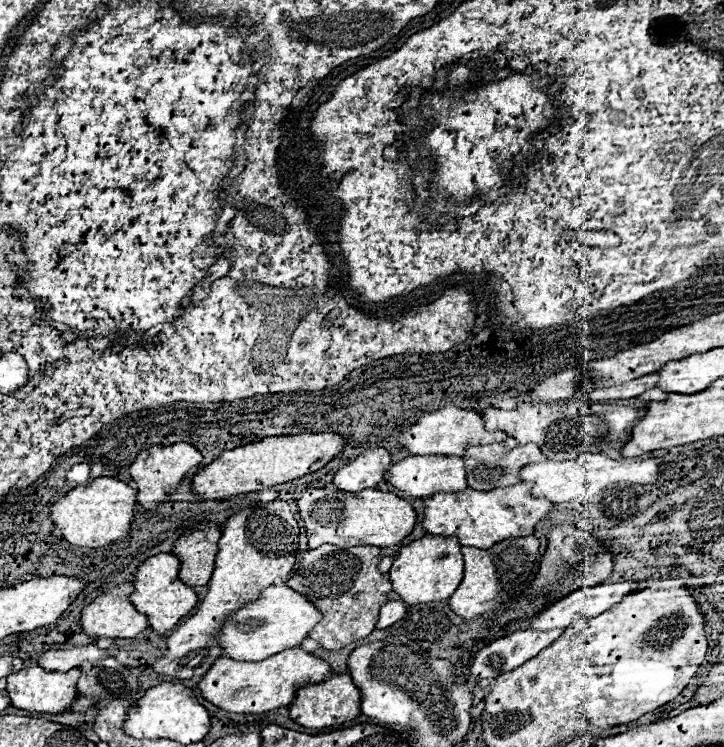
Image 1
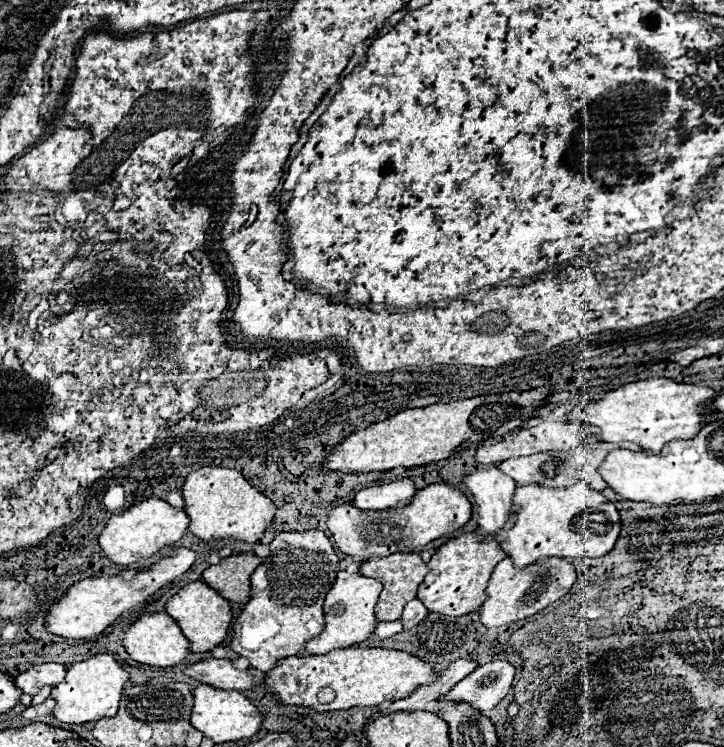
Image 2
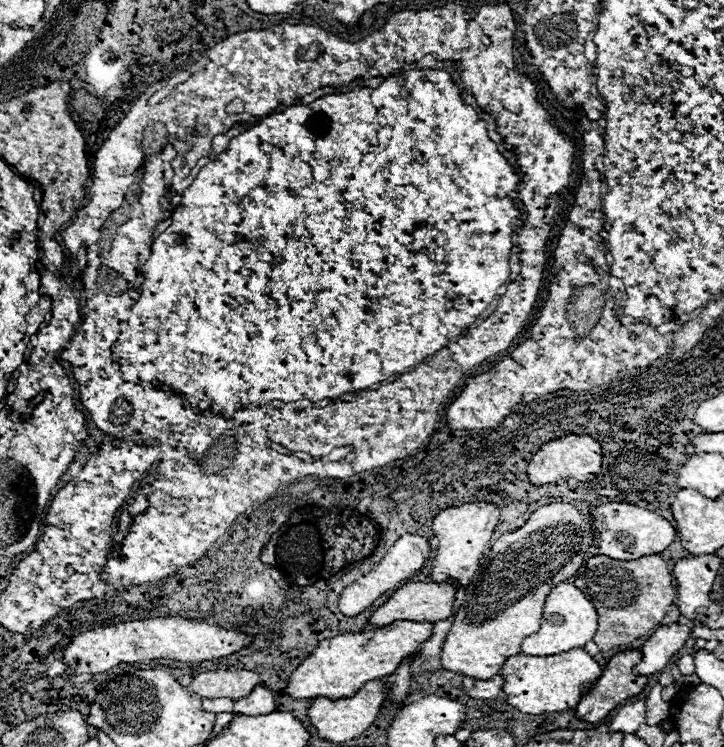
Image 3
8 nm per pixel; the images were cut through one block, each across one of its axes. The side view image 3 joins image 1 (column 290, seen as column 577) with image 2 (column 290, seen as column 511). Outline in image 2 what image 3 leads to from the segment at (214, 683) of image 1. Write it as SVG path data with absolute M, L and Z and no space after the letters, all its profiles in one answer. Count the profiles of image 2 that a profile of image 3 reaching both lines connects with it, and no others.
M336 648L322 656L284 658L284 662L278 662L276 668L264 674L264 682L266 690L276 694L282 704L330 712L396 702L412 694L418 686L434 682L436 674L430 662L408 652L388 648Z

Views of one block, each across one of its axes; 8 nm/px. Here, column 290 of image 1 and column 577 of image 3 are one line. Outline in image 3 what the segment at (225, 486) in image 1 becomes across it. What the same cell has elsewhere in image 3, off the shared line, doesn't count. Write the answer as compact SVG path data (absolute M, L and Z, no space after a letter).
M568 434L556 440L546 442L528 462L526 468L526 476L534 486L542 486L542 484L554 484L560 478L576 478L580 482L588 482L594 476L600 474L600 466L602 466L602 448L600 444L584 434L584 436L576 436L576 434Z

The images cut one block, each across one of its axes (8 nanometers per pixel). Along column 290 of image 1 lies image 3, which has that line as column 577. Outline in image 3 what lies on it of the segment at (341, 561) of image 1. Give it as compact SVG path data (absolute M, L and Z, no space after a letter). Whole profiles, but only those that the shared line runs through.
M656 554L636 560L592 556L584 562L582 570L574 578L574 586L578 586L598 610L598 630L594 634L594 642L602 652L630 644L636 638L658 628L670 610L670 604L676 600L676 582L672 568Z

